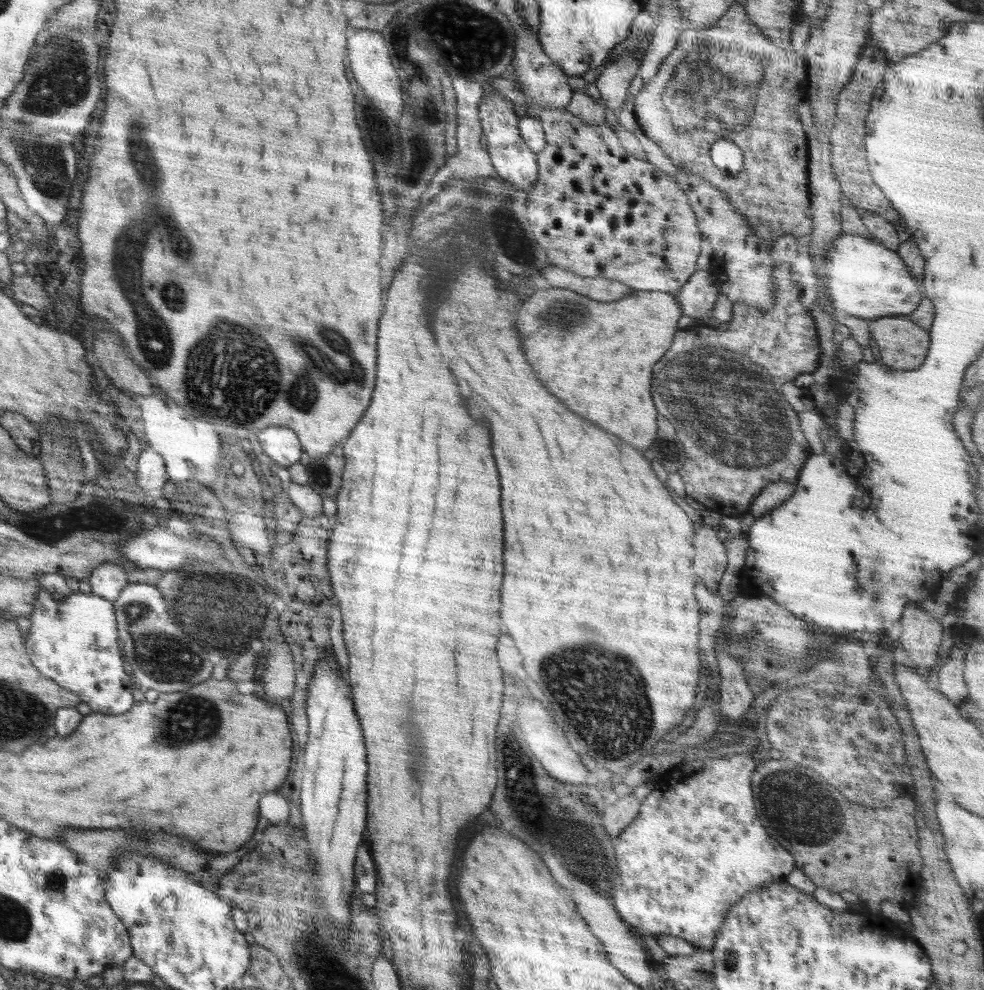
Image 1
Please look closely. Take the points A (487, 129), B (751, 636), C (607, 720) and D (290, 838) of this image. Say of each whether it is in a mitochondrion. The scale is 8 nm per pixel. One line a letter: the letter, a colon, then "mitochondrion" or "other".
A: other
B: mitochondrion
C: mitochondrion
D: mitochondrion

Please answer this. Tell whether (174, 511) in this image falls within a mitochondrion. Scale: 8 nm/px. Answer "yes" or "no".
no

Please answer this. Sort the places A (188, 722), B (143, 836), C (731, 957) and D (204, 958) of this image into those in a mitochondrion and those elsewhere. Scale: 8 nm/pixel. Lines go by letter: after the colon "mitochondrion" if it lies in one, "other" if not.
A: mitochondrion
B: other
C: mitochondrion
D: other

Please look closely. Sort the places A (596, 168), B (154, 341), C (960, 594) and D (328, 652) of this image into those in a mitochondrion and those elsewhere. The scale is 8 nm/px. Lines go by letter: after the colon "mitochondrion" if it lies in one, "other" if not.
A: other
B: mitochondrion
C: other
D: other

